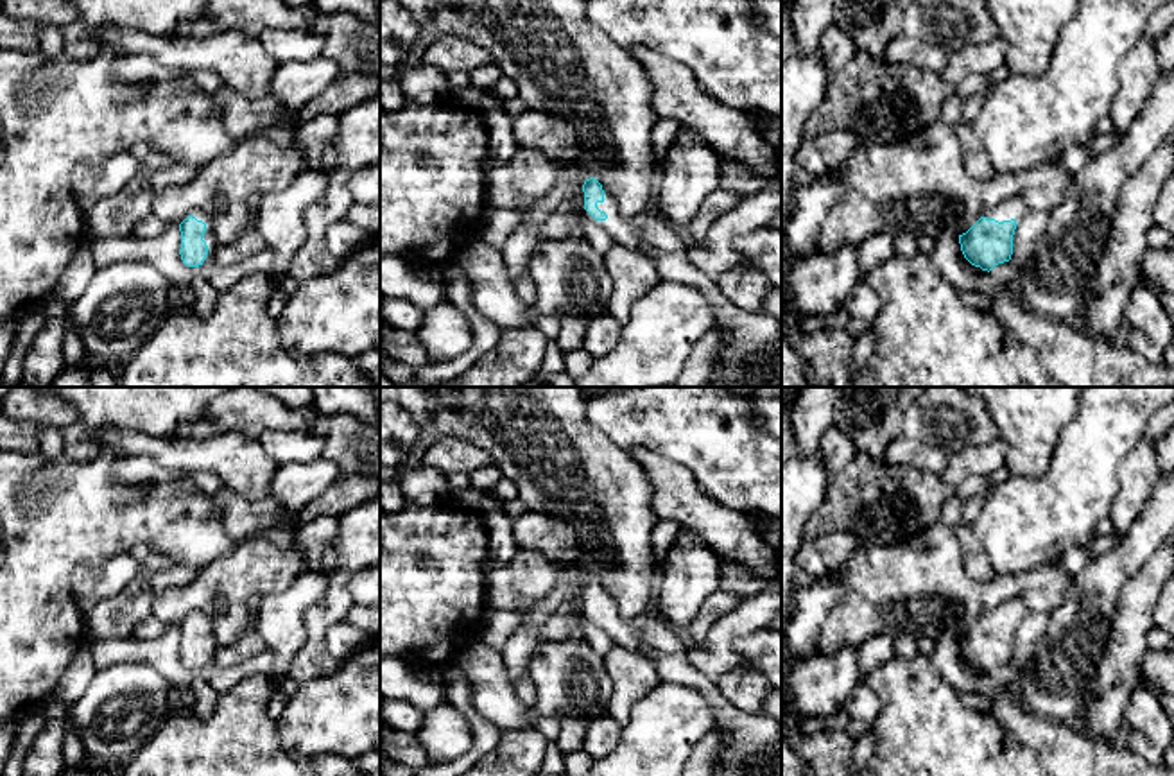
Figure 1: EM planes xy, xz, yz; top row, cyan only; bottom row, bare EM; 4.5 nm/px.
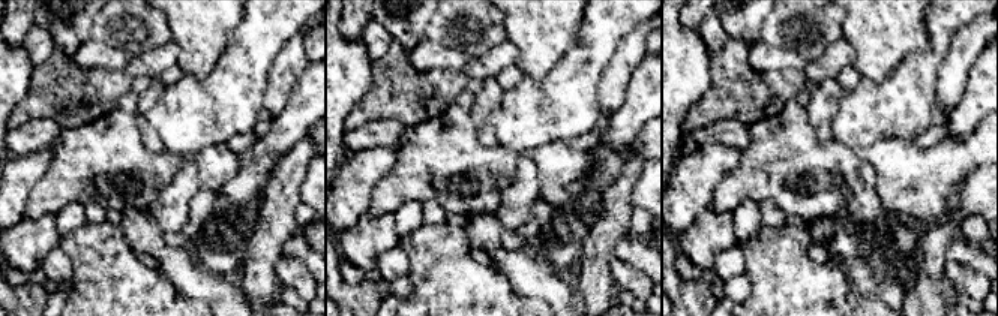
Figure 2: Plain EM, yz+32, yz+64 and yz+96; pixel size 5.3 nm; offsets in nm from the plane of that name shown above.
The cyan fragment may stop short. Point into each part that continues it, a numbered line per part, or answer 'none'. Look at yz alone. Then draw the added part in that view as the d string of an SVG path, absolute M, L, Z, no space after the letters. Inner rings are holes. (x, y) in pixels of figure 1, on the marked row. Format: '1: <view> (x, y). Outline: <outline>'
1: yz (1015, 206). Outline: M1014 195L1014 197L1002 201L997 208L989 210L982 217L995 219L998 222L1014 219L1016 224L1020 224L1029 211L1031 210L1025 204L1023 197Z

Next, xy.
1: xy (203, 215). Outline: M199 208L190 210L190 211L186 213L186 217L188 217L188 215L192 215L192 217L195 217L197 220L203 220L203 222L206 224L206 231L204 231L203 240L204 240L206 246L208 246L208 254L206 254L206 258L204 258L203 263L210 263L210 262L213 262L215 249L219 247L217 238L215 238L215 233L213 233L213 217L211 217L211 213L208 213L208 211L204 211L204 210L199 210ZM185 217L185 219L186 219L186 217ZM183 219L183 220L185 220L185 219ZM181 220L181 222L183 222L183 220ZM179 222L179 224L181 224L181 222Z

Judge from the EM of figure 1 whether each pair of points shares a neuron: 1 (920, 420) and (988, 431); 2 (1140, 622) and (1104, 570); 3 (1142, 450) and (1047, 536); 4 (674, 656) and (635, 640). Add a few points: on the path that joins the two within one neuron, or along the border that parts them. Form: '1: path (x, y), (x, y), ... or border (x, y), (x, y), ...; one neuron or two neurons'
1: path (936, 422), (965, 422), (972, 425); one neuron
2: border (1148, 561), (1124, 586), (1108, 635); two neurons
3: border (1142, 438), (1121, 463), (1119, 491), (1108, 513); two neurons
4: path (665, 647), (658, 640), (644, 640); one neuron

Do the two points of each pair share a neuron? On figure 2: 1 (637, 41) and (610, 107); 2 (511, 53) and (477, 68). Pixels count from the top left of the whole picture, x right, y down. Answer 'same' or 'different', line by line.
1: same
2: same

